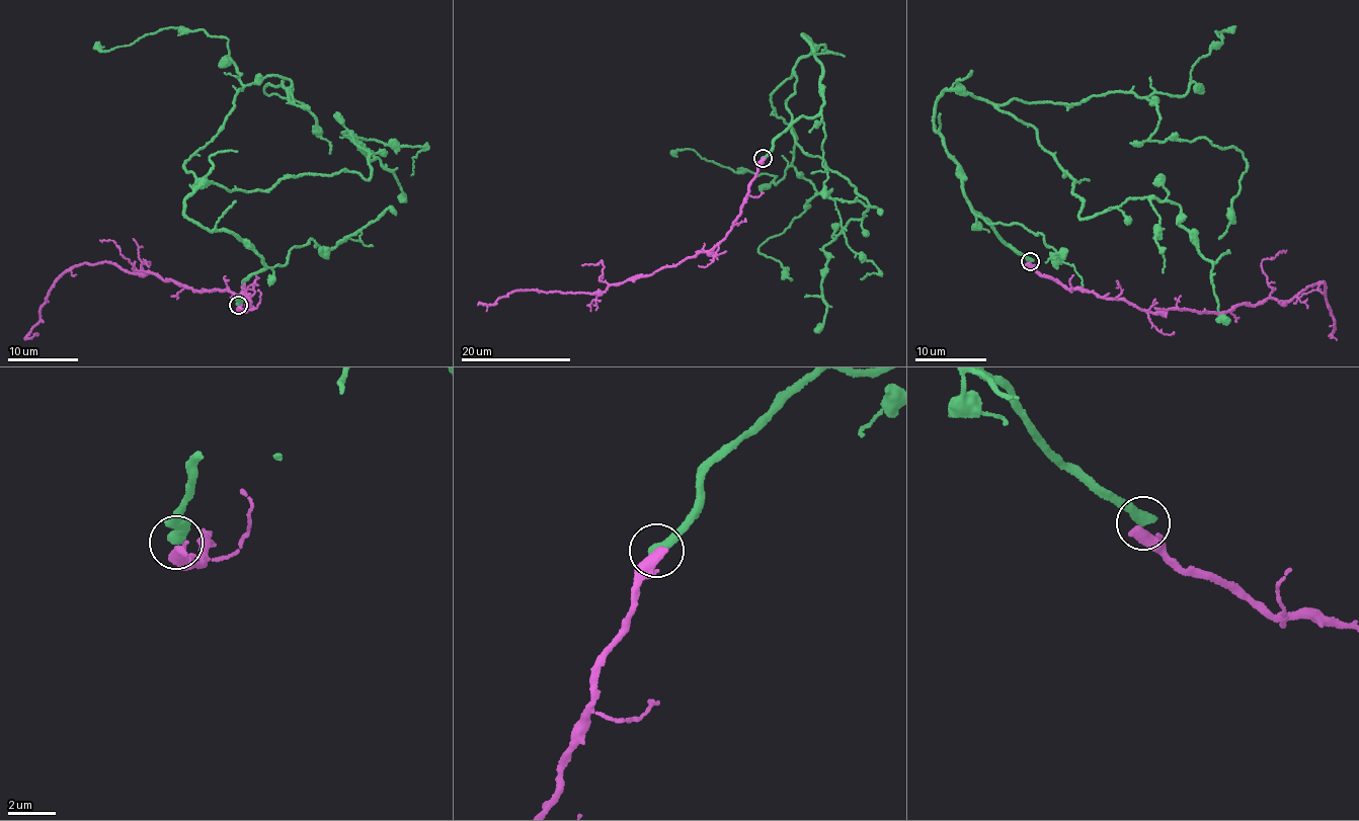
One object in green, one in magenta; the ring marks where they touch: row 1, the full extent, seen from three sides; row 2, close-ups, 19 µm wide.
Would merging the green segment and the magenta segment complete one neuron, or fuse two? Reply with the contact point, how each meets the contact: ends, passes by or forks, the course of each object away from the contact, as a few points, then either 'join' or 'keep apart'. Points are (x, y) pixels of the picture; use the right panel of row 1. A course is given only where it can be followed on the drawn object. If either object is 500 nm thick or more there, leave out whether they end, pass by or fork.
place (1030, 261); green ends; magenta ends; course green (1029, 261), (972, 210), (934, 118), (946, 90), (1034, 126), (1080, 217), (1180, 207), (1230, 322); course magenta (1029, 262), (1068, 289), (1160, 312), (1289, 301), (1323, 281), (1336, 340); keep apart

